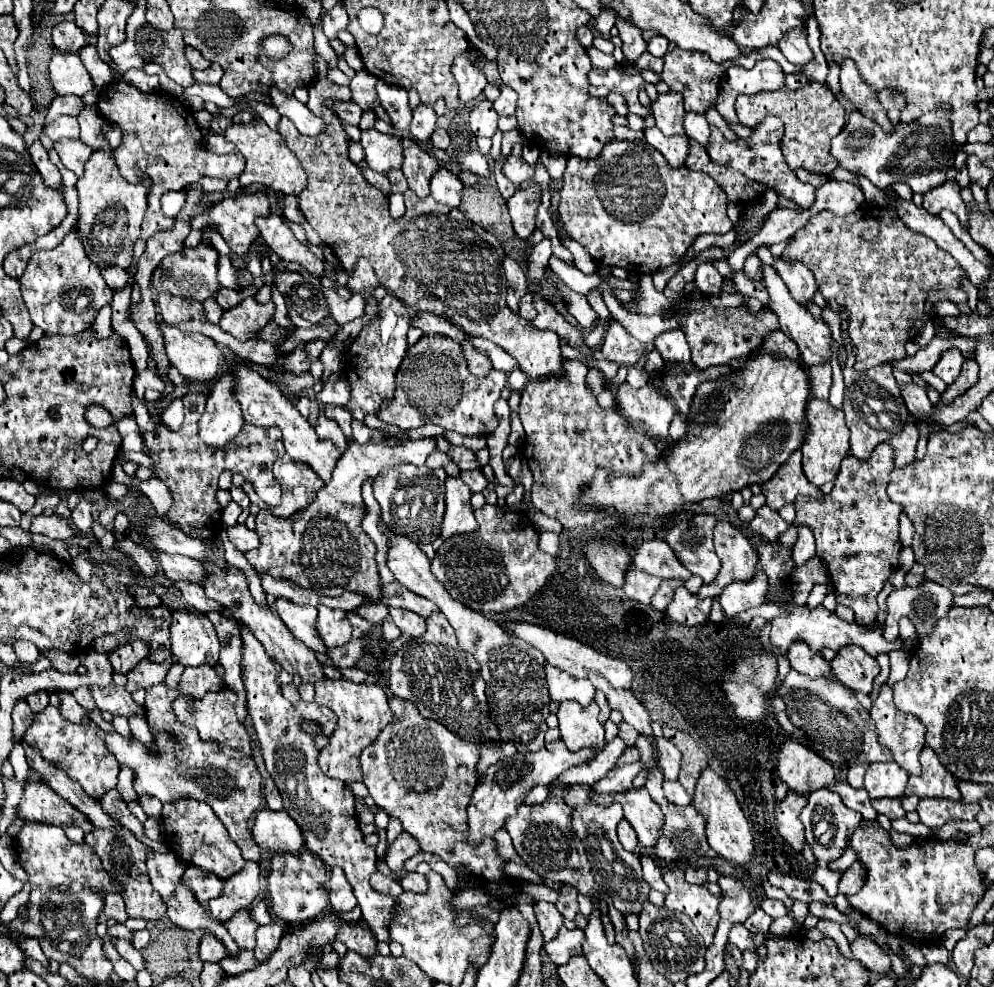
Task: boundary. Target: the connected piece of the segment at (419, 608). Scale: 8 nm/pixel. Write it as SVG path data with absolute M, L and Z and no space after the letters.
M390 582L382 586L382 594L376 600L384 606L394 606L394 608L404 608L410 612L416 612L422 618L428 618L432 612L438 610L438 606L434 602L428 602L426 598L420 598L416 594L412 594L410 590L404 590L404 586L400 586L400 582Z

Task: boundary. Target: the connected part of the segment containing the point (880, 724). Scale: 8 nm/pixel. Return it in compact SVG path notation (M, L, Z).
M882 686L880 690L880 696L874 700L872 704L872 710L870 710L870 716L876 724L876 734L878 734L878 742L888 748L894 756L894 762L910 776L916 776L920 774L920 750L924 748L924 726L914 718L914 716L908 716L908 714L902 714L900 710L896 710L896 704L892 700L892 688L890 686Z

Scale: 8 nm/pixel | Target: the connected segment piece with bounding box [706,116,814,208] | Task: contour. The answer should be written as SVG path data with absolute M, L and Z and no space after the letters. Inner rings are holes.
M766 116L758 126L754 126L752 134L748 138L736 138L736 140L726 140L724 134L716 126L712 126L712 142L708 142L706 152L712 158L712 162L730 166L730 168L742 172L748 180L760 182L762 186L768 186L768 188L780 192L782 196L794 200L802 208L810 208L814 204L814 186L800 182L796 178L796 174L788 168L788 164L782 156L782 148L780 148L782 134L784 134L784 126L782 126L780 118L774 118L774 116Z

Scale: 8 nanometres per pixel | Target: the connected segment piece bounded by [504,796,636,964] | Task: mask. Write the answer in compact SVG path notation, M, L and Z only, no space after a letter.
M548 796L546 802L542 802L538 806L520 804L518 812L512 818L506 818L504 828L510 834L518 856L538 876L552 880L552 882L566 882L566 884L574 886L576 890L580 890L590 900L592 900L592 894L596 894L596 898L600 898L600 900L606 900L608 914L614 924L614 930L616 930L616 944L622 946L624 952L628 954L628 958L632 960L632 964L636 964L636 952L634 952L632 940L628 938L626 918L624 918L624 914L620 914L620 910L616 910L612 906L612 898L608 898L608 894L596 884L596 880L590 872L590 862L586 858L586 850L584 850L582 842L574 836L574 830L572 830L572 812L574 810L562 798Z

